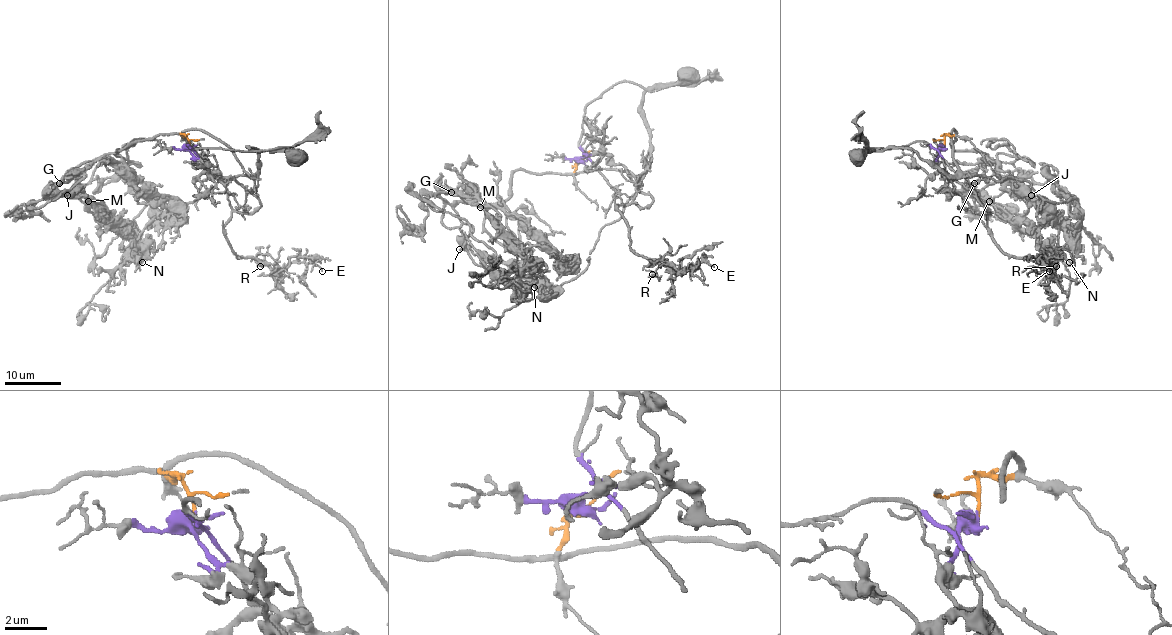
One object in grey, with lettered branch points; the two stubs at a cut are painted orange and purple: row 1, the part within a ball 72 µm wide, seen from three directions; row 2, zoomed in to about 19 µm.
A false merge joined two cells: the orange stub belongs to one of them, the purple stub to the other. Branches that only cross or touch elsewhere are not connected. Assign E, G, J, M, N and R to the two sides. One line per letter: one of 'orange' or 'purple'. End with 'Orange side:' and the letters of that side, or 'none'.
E: purple
G: orange
J: orange
M: orange
N: orange
R: purple
Orange side: G, J, M, N

